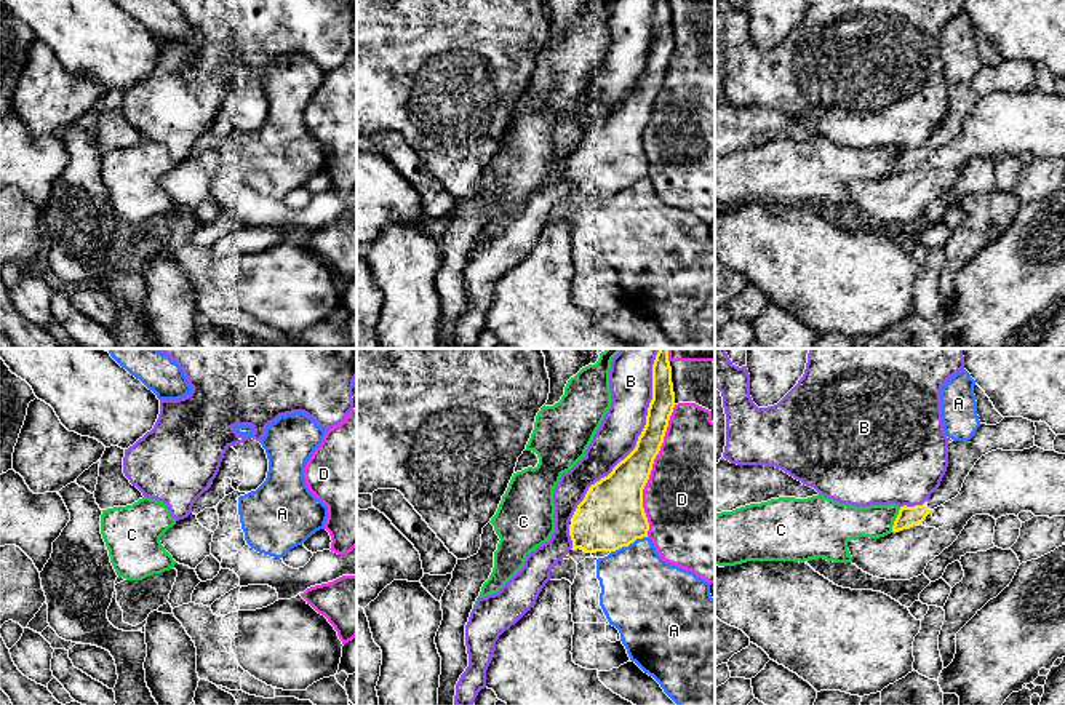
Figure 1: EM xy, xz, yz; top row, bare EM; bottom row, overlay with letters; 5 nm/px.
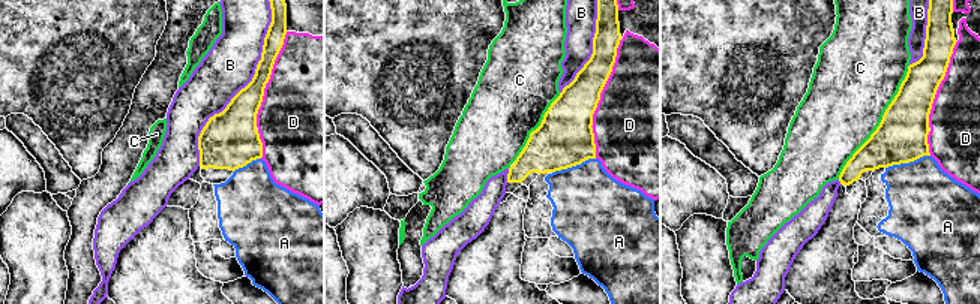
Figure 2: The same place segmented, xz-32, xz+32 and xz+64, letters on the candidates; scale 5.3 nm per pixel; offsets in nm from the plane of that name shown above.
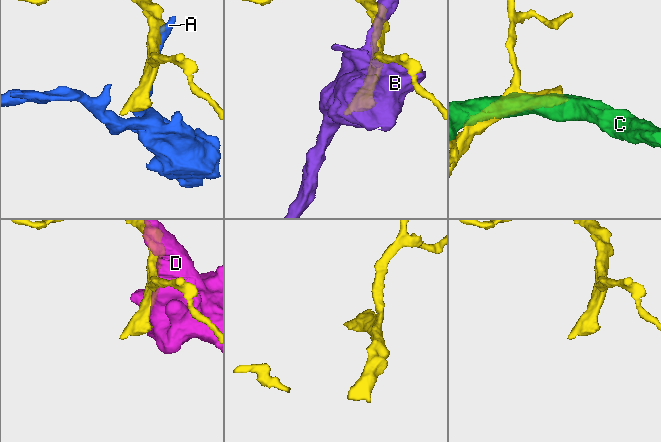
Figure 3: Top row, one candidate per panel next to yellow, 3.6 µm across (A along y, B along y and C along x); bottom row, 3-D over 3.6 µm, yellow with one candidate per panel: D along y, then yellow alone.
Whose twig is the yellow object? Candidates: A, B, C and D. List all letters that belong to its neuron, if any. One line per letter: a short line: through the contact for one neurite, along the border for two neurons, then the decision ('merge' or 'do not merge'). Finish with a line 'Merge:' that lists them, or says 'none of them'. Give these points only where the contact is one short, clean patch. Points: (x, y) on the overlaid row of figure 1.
A: do not merge
B: do not merge
C: do not merge
D: do not merge
Merge: none of them

